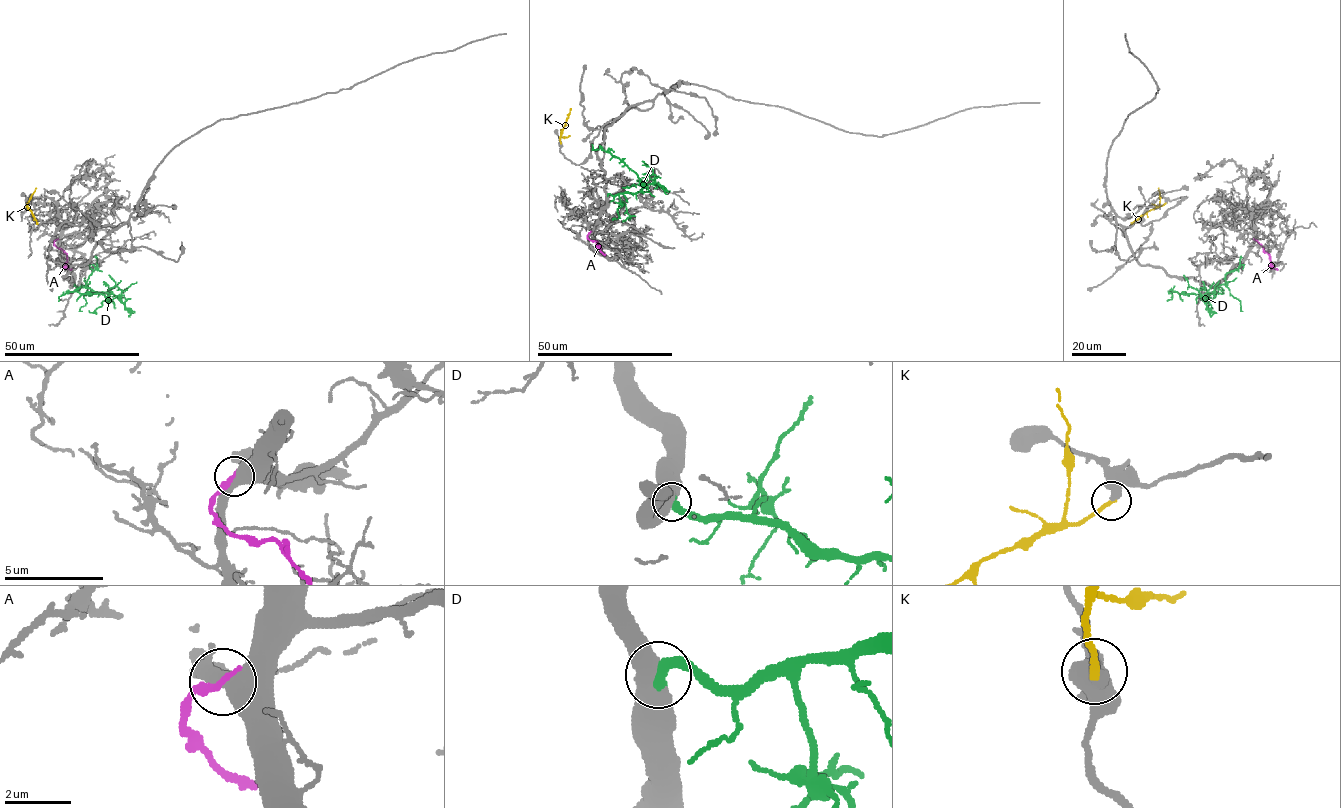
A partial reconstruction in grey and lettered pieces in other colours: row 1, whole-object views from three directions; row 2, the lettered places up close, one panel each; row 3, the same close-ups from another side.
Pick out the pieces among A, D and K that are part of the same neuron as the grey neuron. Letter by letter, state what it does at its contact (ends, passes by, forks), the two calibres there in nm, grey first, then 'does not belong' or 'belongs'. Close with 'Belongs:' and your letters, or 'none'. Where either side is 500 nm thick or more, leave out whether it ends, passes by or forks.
A: 550/280 nm | does not belong
D: 600/440 nm | belongs
K: 500/190 nm | does not belong
Belongs: D

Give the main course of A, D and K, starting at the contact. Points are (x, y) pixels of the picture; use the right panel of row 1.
A: (1255, 239), (1276, 268)
D: (1217, 284), (1215, 292), (1204, 301), (1197, 294), (1175, 291), (1167, 301)
K: (1165, 203), (1131, 224)

